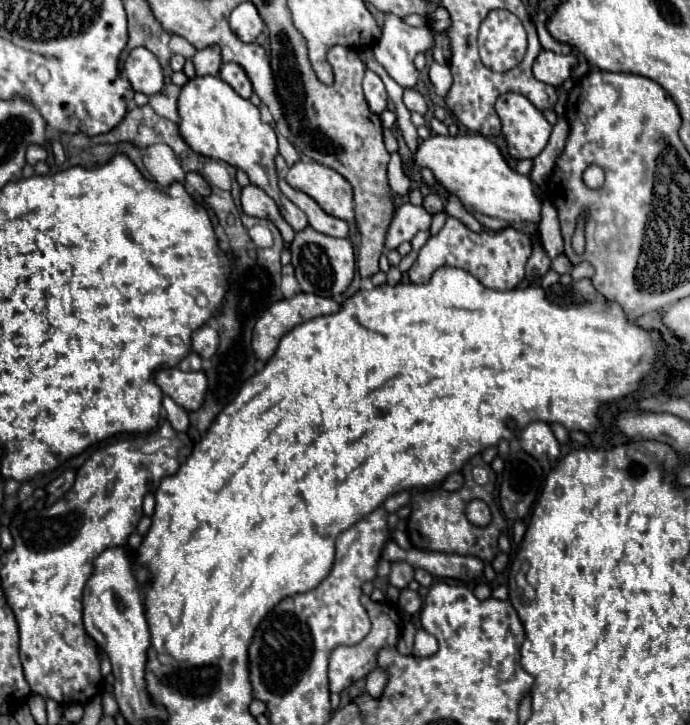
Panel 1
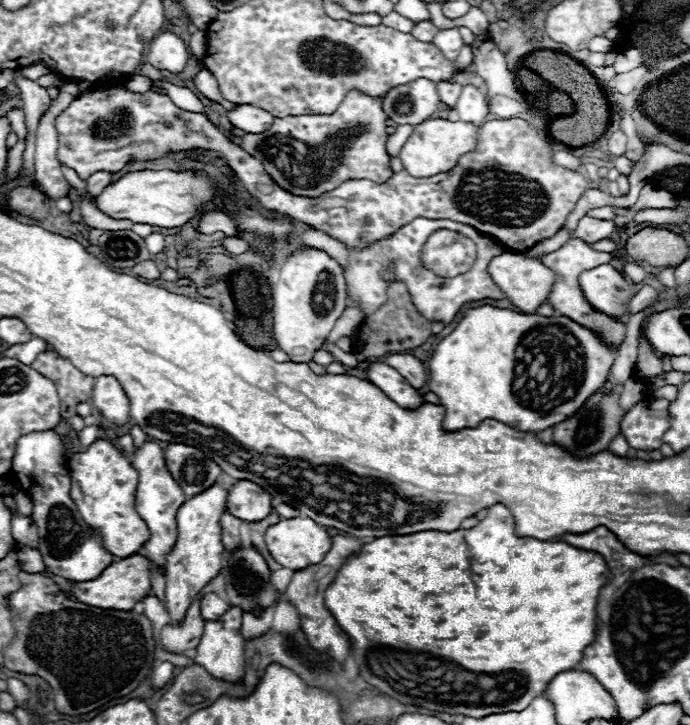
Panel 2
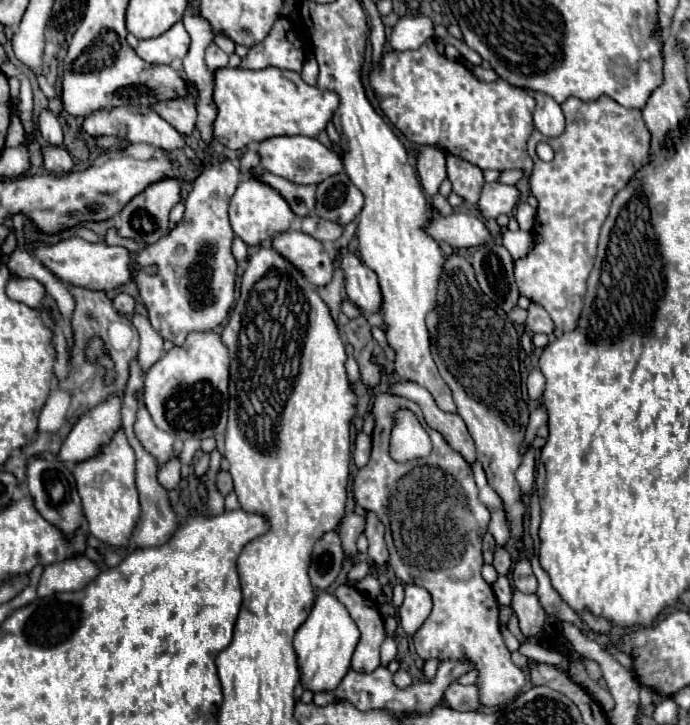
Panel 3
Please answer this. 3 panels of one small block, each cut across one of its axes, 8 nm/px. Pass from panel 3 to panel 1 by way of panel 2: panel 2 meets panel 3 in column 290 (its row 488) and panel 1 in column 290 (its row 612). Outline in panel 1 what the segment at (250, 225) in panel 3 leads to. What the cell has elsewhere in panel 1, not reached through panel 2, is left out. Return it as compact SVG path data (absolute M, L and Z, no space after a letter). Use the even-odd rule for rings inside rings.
M304 154L299 161L302 162L296 162L288 170L288 184L314 198L324 212L346 222L354 220L354 198L350 182L336 170L314 162Z

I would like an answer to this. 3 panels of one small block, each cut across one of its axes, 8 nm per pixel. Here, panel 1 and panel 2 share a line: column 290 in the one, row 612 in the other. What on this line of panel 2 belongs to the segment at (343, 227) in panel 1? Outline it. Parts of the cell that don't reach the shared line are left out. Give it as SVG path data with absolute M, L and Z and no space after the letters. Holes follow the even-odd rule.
M198 594L192 600L182 626L162 628L160 642L164 644L166 650L184 652L184 650L192 650L192 648L196 648L200 644L200 638L204 634L204 618L200 614L200 600L202 600L202 594Z

